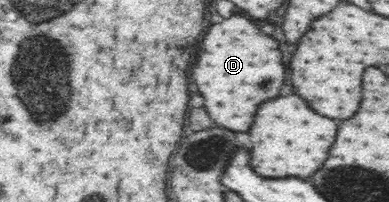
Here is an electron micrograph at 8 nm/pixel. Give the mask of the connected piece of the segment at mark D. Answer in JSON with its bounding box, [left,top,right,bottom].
[192,16,286,132]

